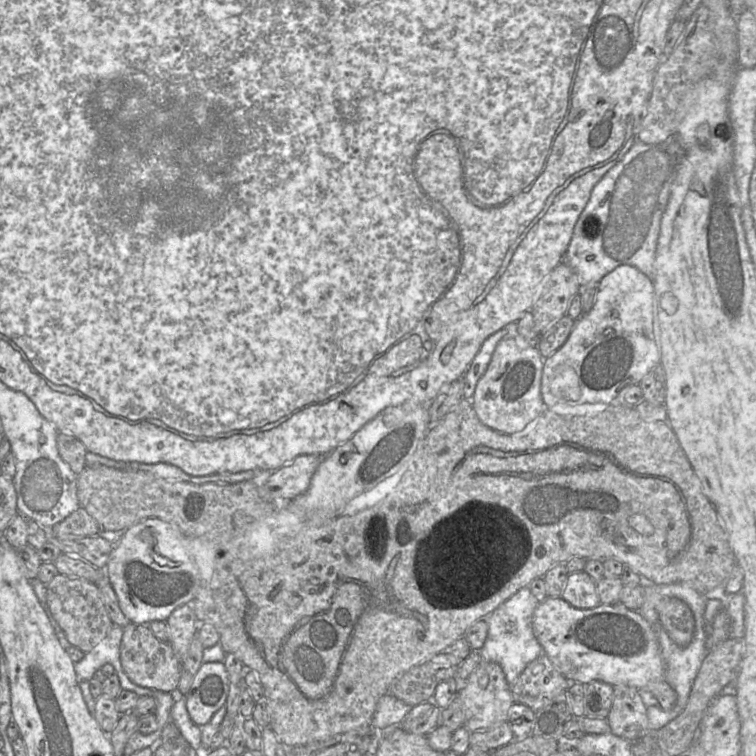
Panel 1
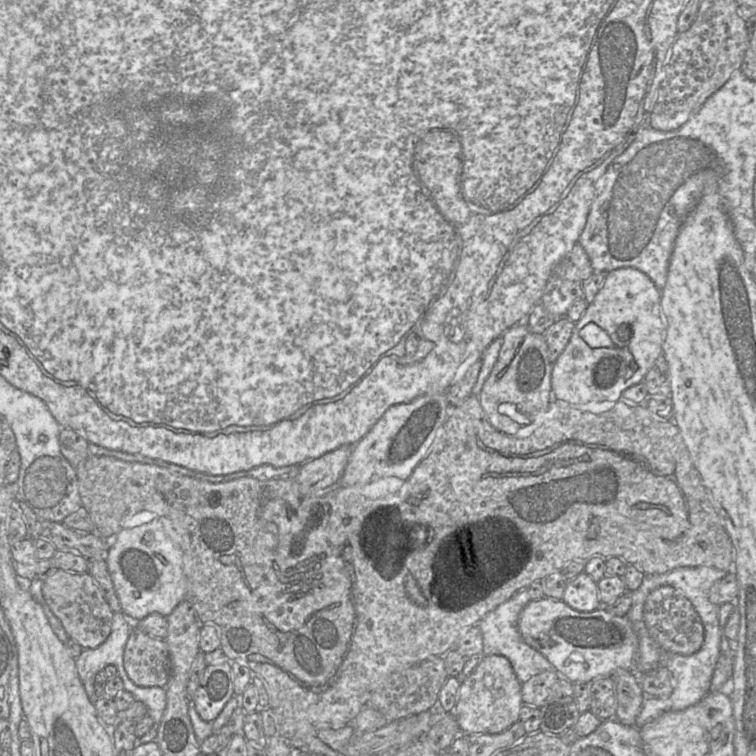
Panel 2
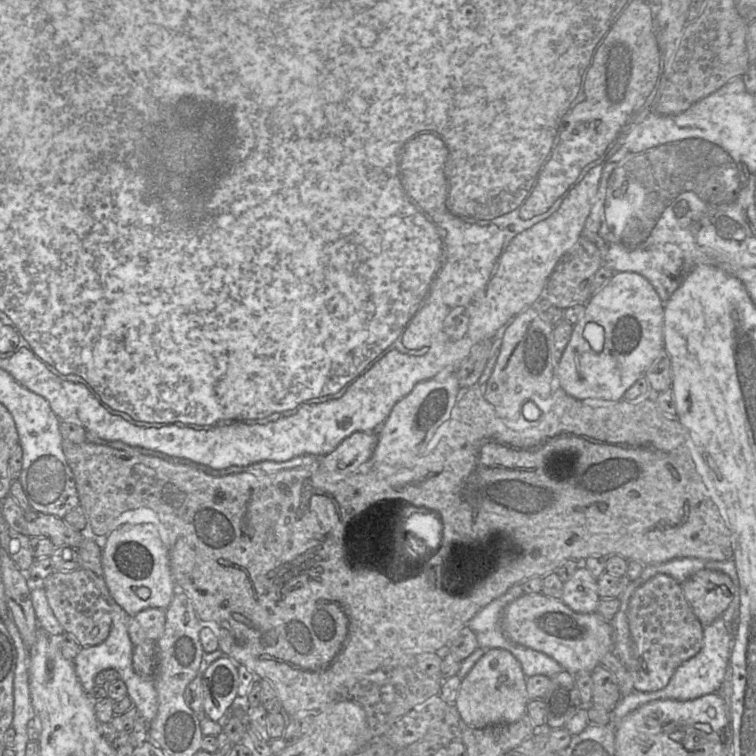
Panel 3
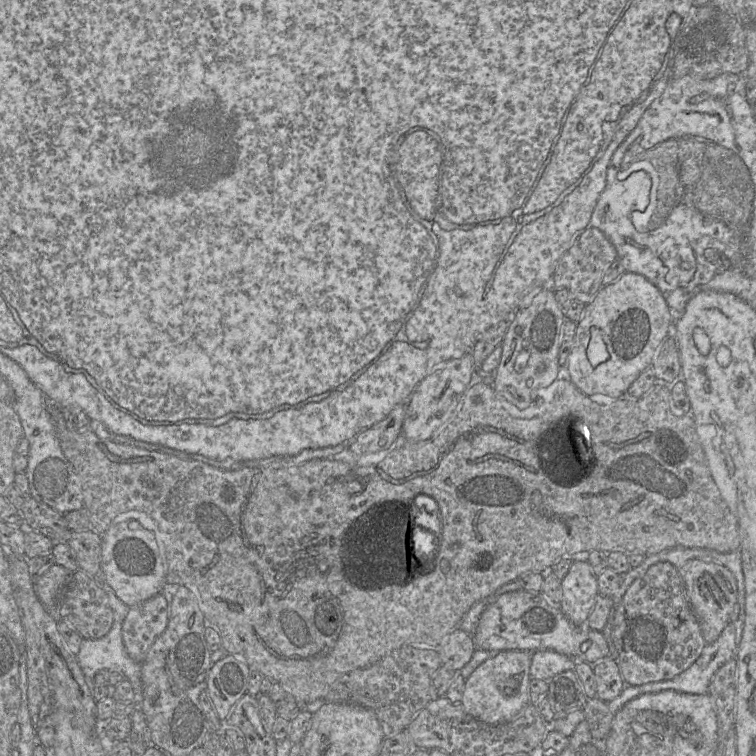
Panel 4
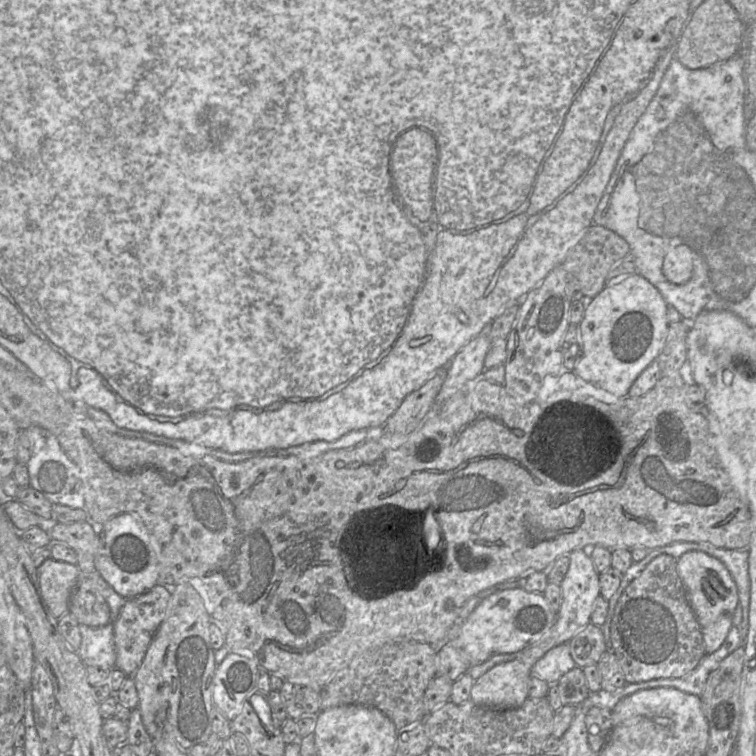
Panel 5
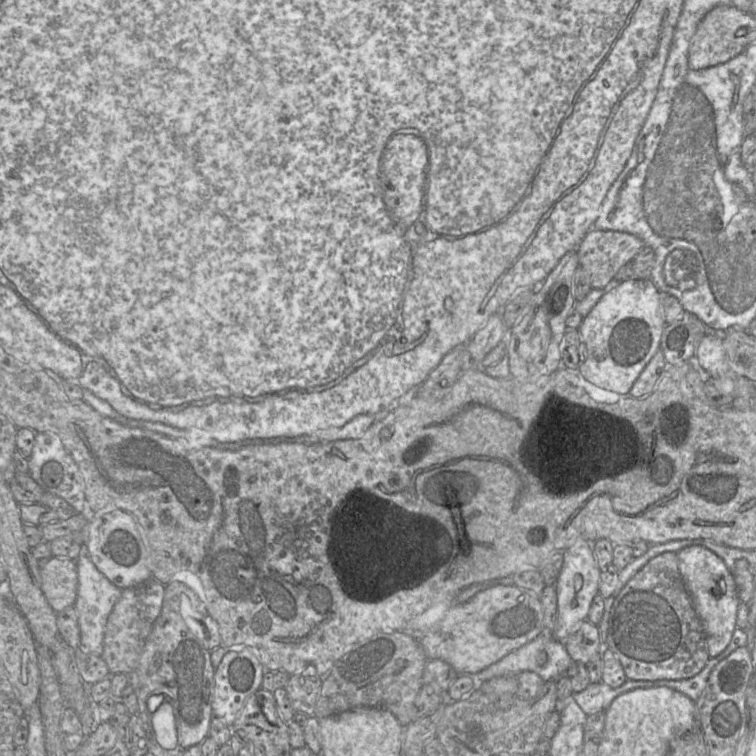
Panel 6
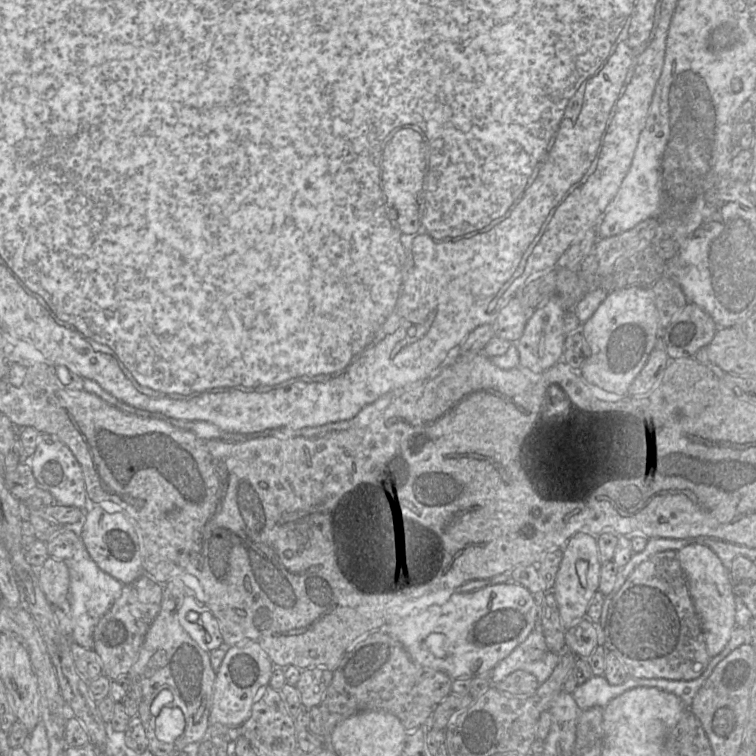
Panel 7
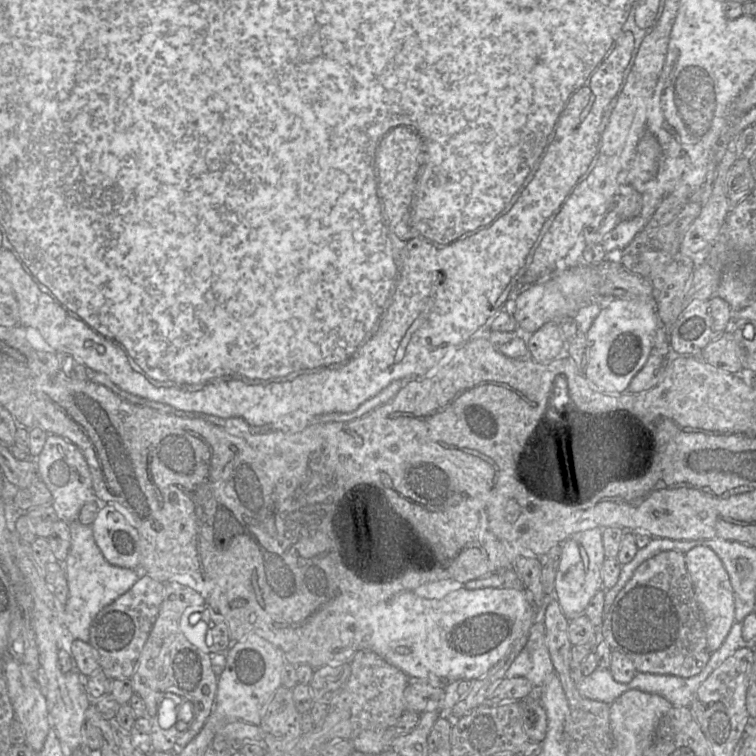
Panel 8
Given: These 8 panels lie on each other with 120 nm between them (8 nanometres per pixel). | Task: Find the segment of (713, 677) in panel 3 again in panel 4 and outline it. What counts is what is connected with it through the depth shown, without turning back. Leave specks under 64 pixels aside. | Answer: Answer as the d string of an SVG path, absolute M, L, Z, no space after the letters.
M728 622L719 637L712 643L706 643L700 656L686 670L669 680L650 682L639 686L626 685L622 692L613 700L607 702L610 711L615 715L630 700L648 693L658 693L664 690L675 690L688 694L708 693L710 682L718 669L732 658L736 659L735 625Z

